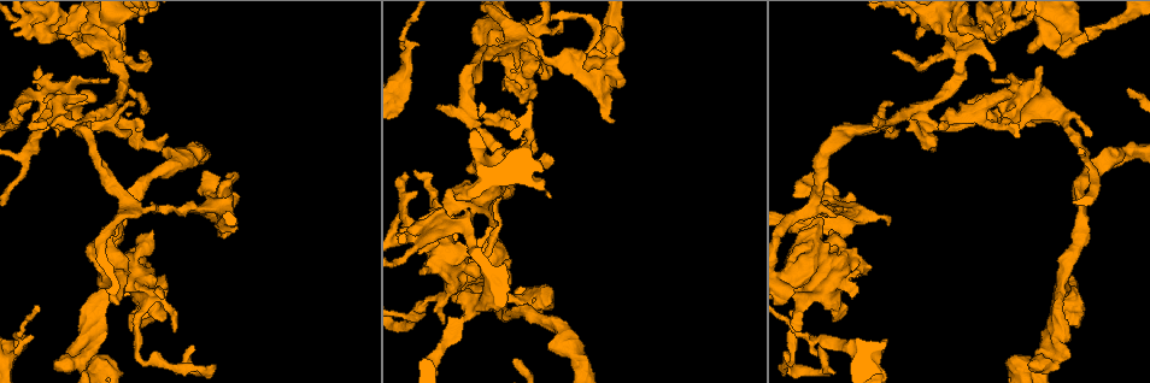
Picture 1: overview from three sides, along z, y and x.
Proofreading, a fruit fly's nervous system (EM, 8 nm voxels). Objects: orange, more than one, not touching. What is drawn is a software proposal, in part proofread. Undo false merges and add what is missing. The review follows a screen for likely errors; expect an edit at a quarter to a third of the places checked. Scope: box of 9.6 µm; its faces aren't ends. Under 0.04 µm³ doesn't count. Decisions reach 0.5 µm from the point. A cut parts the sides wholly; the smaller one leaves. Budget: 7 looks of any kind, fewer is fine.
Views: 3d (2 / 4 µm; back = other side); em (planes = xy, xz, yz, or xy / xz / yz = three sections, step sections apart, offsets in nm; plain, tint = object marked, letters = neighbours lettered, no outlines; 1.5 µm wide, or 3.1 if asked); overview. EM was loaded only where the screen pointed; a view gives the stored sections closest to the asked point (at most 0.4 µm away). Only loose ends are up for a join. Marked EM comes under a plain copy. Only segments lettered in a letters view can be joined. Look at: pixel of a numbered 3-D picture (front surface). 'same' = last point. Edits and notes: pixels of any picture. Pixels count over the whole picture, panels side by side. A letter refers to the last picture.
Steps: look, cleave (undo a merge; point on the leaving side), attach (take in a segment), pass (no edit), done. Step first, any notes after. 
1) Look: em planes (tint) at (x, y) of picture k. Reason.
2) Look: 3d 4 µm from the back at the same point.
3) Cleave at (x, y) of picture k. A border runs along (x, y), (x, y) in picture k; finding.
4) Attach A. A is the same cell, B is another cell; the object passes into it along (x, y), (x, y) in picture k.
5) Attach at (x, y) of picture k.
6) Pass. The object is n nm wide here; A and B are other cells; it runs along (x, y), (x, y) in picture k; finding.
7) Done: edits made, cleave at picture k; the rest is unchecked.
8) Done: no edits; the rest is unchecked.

Look: 3d 4 µm from the back at (811, 205) of picture 1. Four or more arms meet.

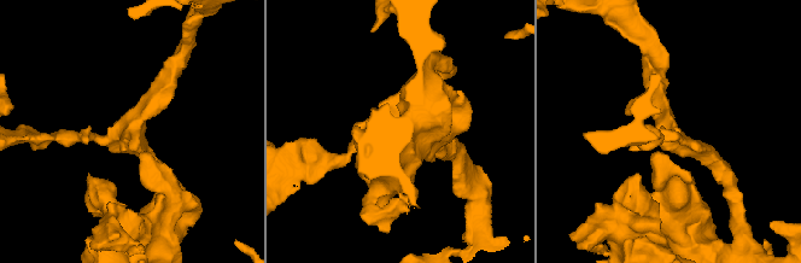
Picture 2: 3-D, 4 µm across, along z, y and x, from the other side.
Look: em planes (tint) at (133, 136) of picture 2. Need the tissue.

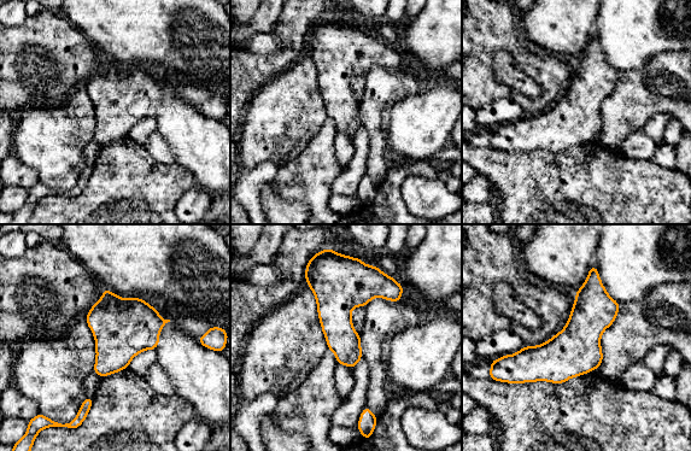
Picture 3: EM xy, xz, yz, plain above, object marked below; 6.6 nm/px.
Look: em planes (letters) at the same point. See the neighbours.

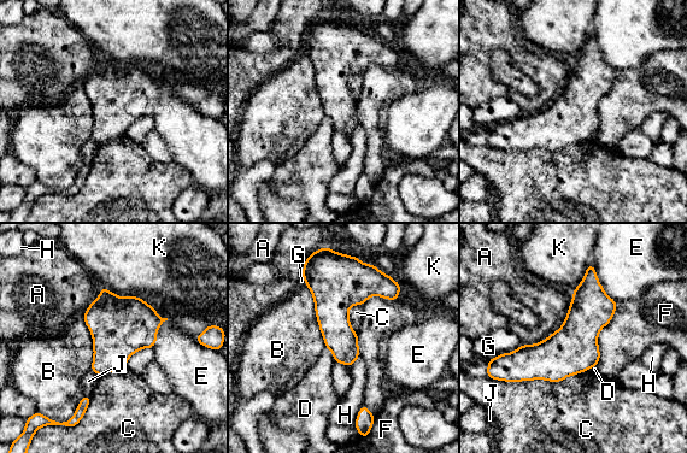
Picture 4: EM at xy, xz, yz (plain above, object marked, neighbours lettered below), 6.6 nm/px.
Pass. A, B, C, D, E, F, G, H, J and K are other cells; a border runs along (305, 284), (326, 347) in picture 4; all the same neuron.

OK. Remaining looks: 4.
Look: em xz step 8 (letters) at (165, 137) of picture 1. Branch stops here.

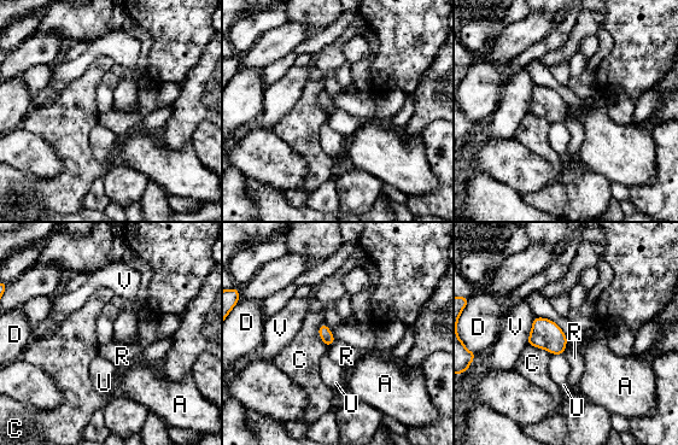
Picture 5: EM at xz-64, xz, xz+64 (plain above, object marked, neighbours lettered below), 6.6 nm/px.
Pass. A, C, D, R, U and V are other cells; a border runs along (567, 338), (565, 349) in picture 5; no lettered segment goes on from it.

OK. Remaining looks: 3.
Look: em planes (letters) at (1029, 51) of picture 1. Free end.

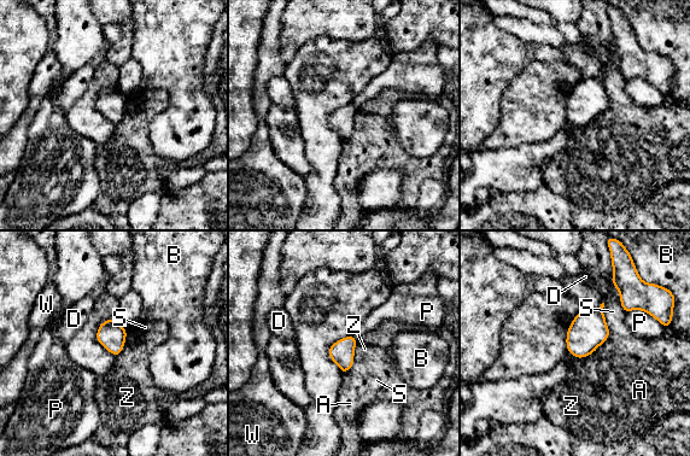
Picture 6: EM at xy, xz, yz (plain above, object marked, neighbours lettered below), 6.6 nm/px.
Pass. A, B, D, P, S, W and Z are other cells; a border runs along (594, 351), (578, 358) in picture 6; no lettered segment goes on from it.

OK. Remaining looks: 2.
Done: no edits; the rest is unchecked.

